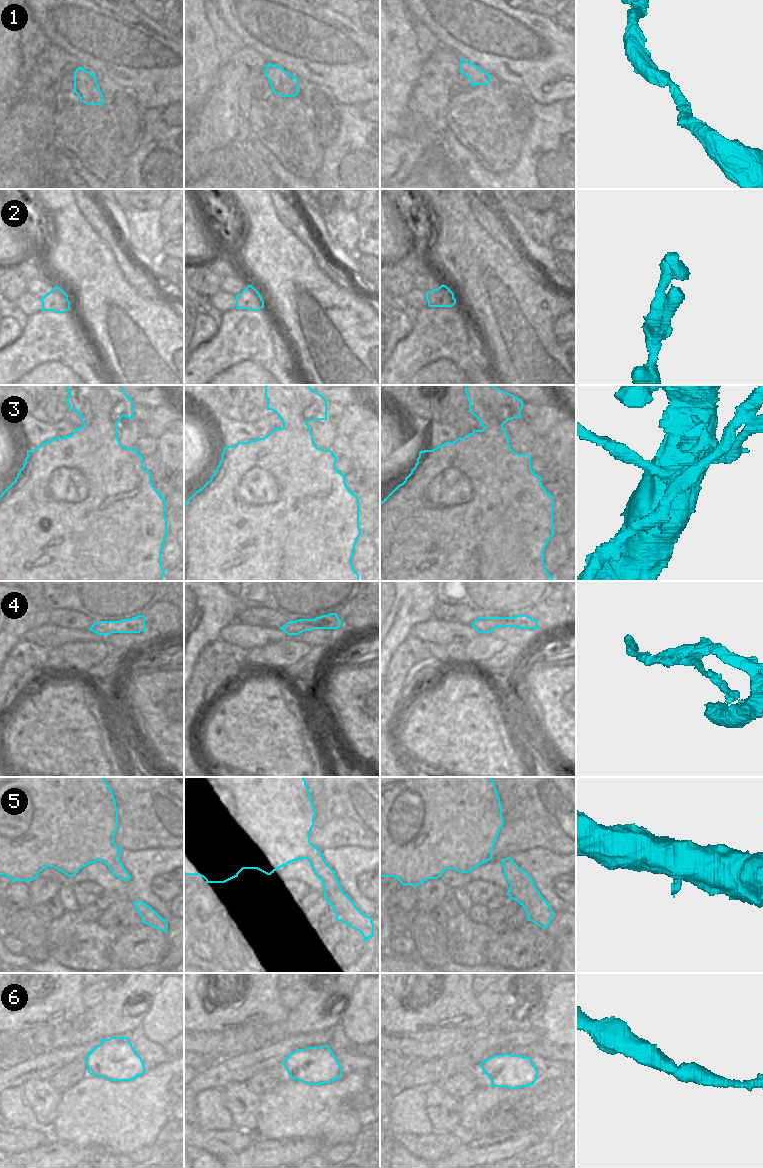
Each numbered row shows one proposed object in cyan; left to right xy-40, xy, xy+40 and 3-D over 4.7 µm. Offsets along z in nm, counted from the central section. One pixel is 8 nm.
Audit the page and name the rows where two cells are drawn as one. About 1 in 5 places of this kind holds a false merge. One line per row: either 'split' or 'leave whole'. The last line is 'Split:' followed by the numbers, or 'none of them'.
1: leave whole
2: leave whole
3: split
4: leave whole
5: leave whole
6: leave whole
Split: 3

